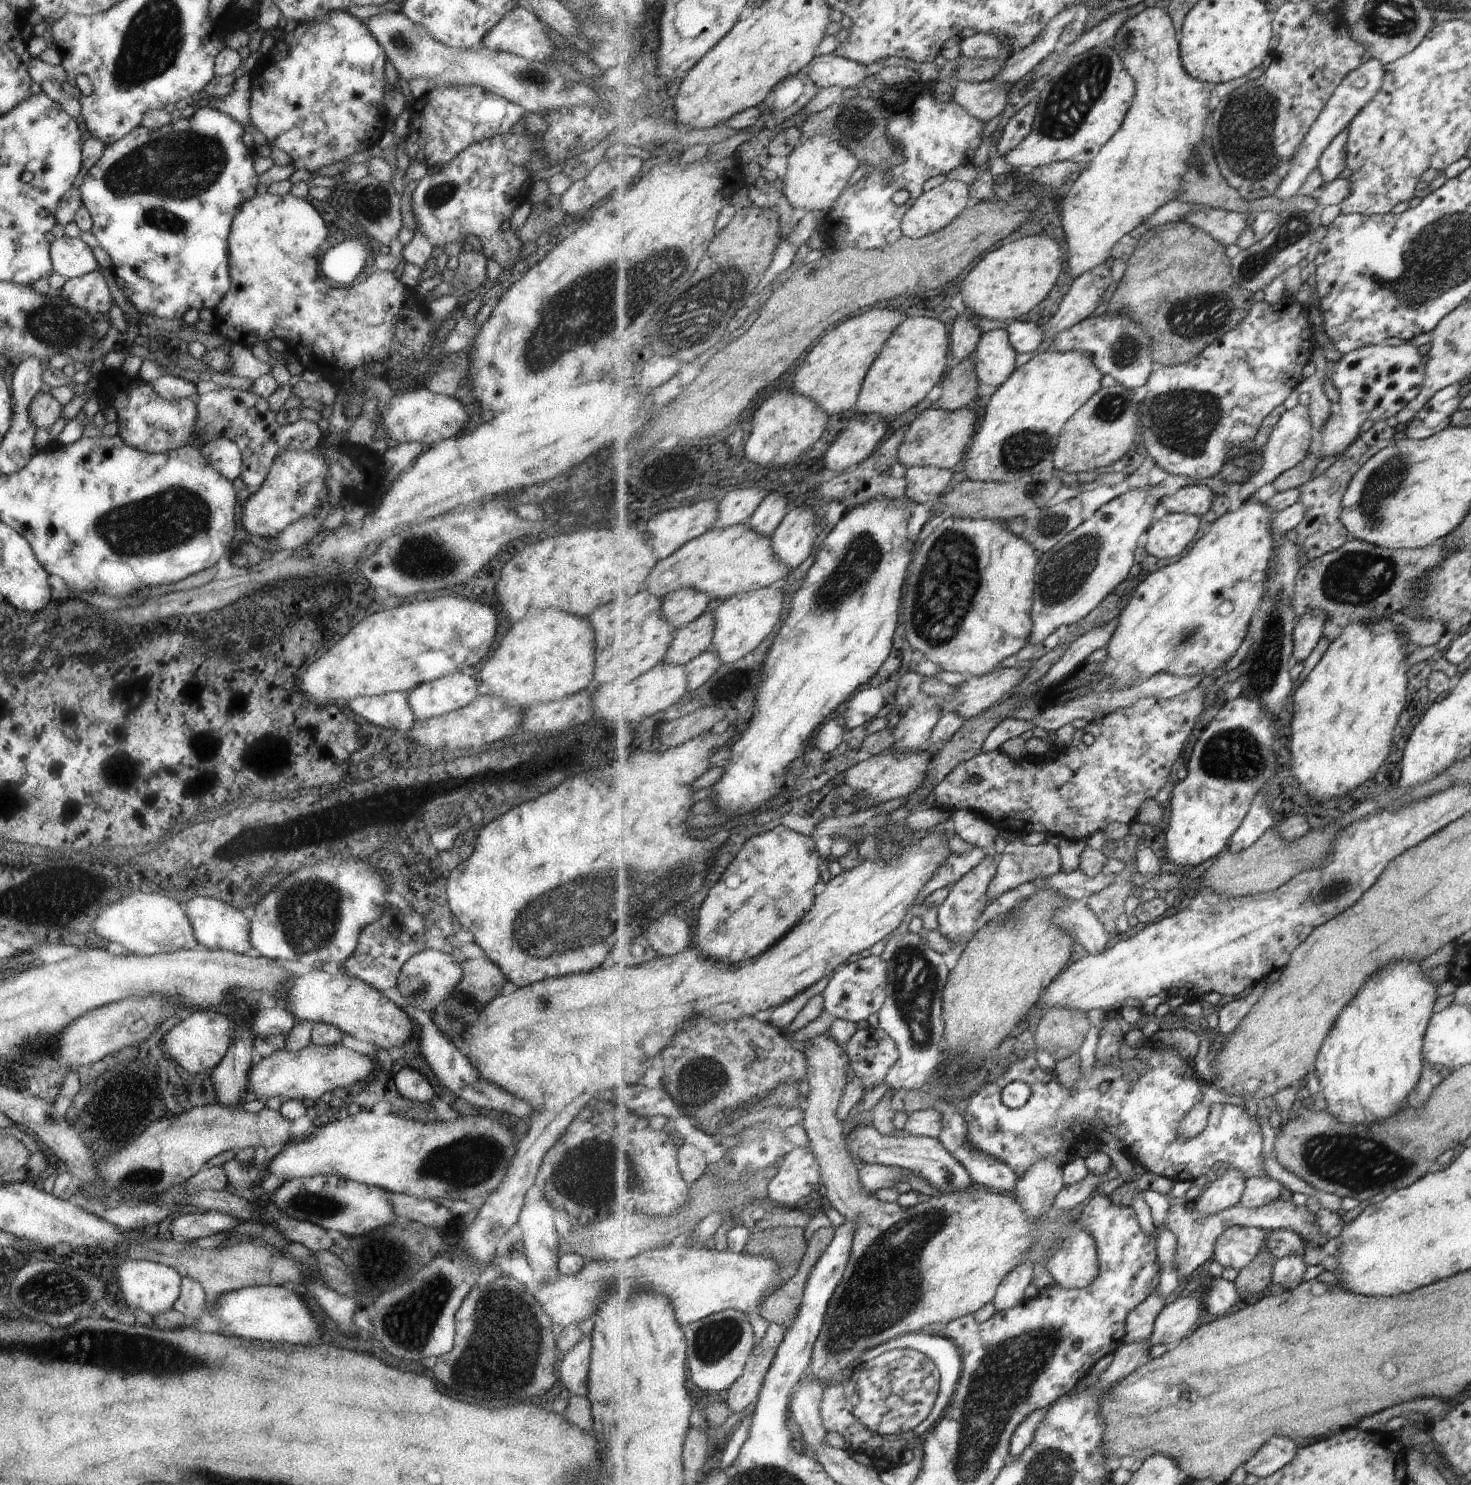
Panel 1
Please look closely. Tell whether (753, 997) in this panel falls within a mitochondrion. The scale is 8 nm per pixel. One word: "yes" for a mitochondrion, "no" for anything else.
no

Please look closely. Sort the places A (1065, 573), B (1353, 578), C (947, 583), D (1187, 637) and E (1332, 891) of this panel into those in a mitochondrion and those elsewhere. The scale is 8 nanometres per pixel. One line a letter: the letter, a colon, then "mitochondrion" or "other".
A: mitochondrion
B: mitochondrion
C: mitochondrion
D: mitochondrion
E: mitochondrion

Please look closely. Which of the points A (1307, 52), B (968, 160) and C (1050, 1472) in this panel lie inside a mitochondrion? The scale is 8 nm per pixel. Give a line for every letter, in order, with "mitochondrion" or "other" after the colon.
A: other
B: other
C: mitochondrion

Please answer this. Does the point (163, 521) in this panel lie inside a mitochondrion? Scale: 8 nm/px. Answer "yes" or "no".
yes

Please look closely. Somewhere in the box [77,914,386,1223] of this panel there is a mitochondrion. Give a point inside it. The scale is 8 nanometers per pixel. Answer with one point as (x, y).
(315, 1205)

